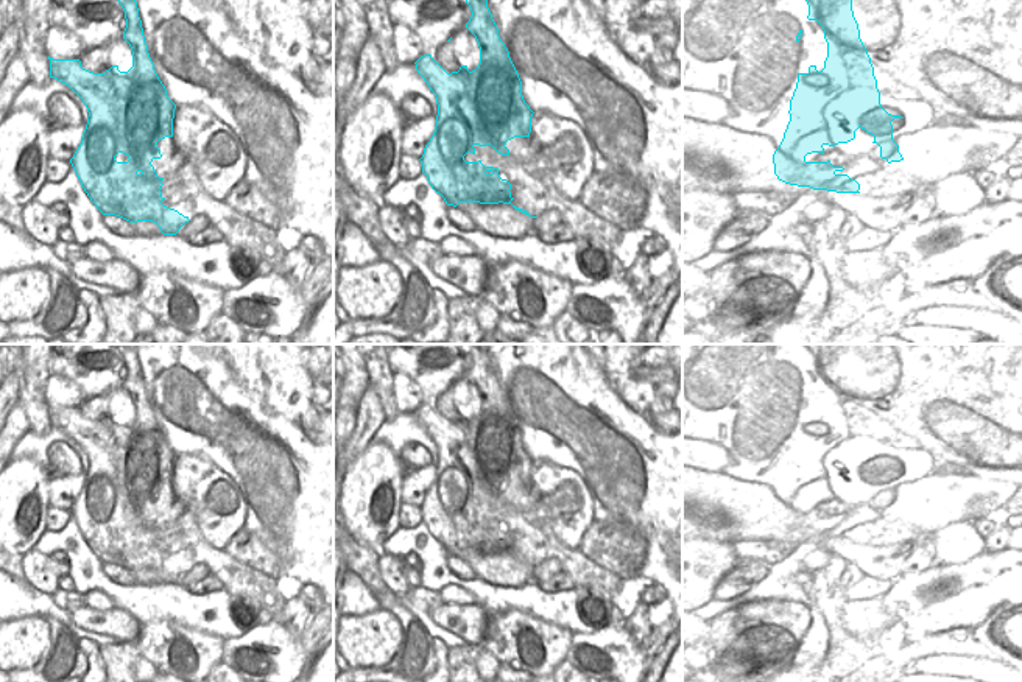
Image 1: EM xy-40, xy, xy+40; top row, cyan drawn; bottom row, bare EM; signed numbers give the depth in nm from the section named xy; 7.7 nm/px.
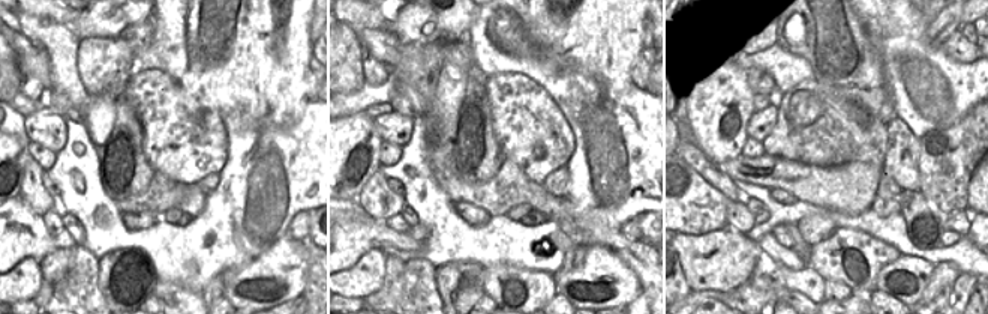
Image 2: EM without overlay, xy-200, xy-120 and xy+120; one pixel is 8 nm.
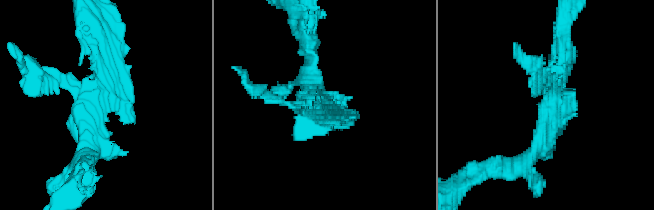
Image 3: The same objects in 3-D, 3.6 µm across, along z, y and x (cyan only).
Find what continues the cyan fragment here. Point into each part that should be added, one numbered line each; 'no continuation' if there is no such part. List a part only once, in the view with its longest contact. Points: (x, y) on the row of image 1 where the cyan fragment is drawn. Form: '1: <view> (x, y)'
no continuation

